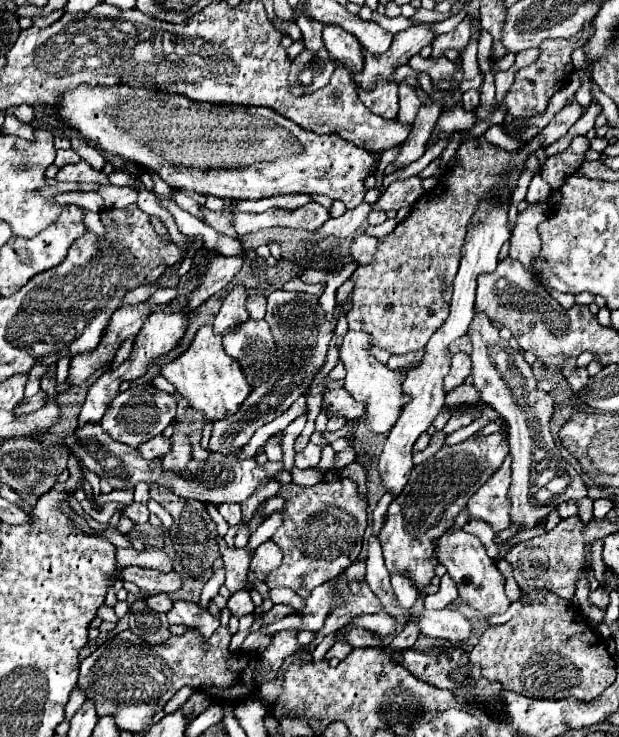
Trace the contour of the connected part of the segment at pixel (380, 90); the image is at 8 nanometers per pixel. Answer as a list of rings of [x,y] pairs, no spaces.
[[[379,80],[377,86],[375,86],[375,90],[371,90],[371,92],[359,90],[359,98],[361,98],[361,102],[373,114],[383,116],[385,120],[397,120],[399,96],[397,96],[397,84],[395,82]]]

